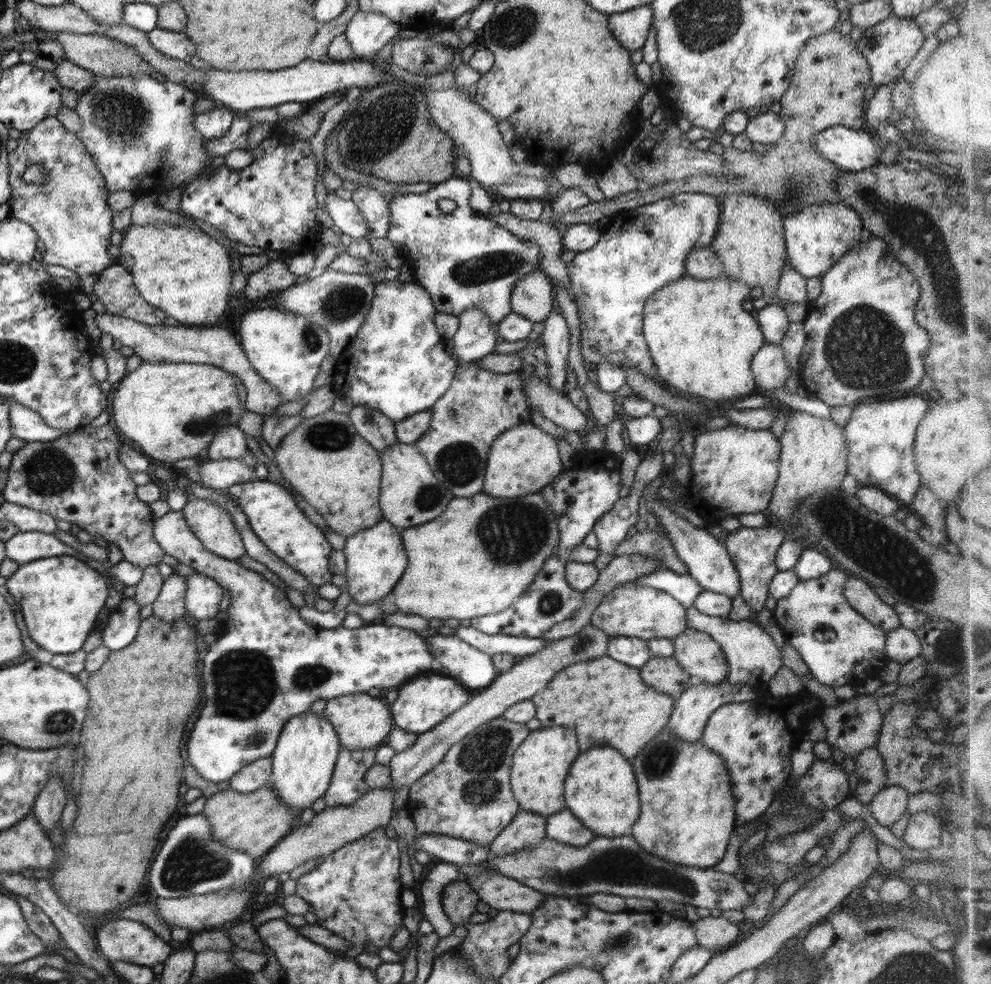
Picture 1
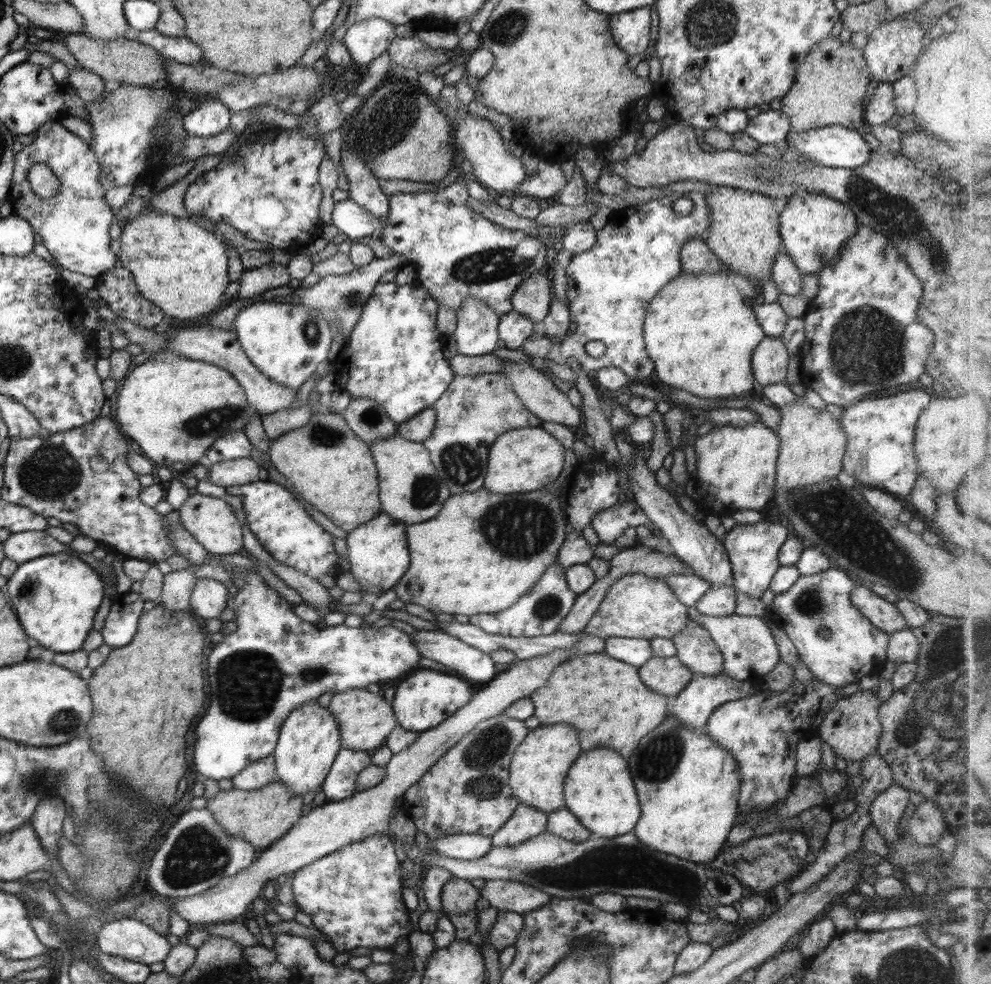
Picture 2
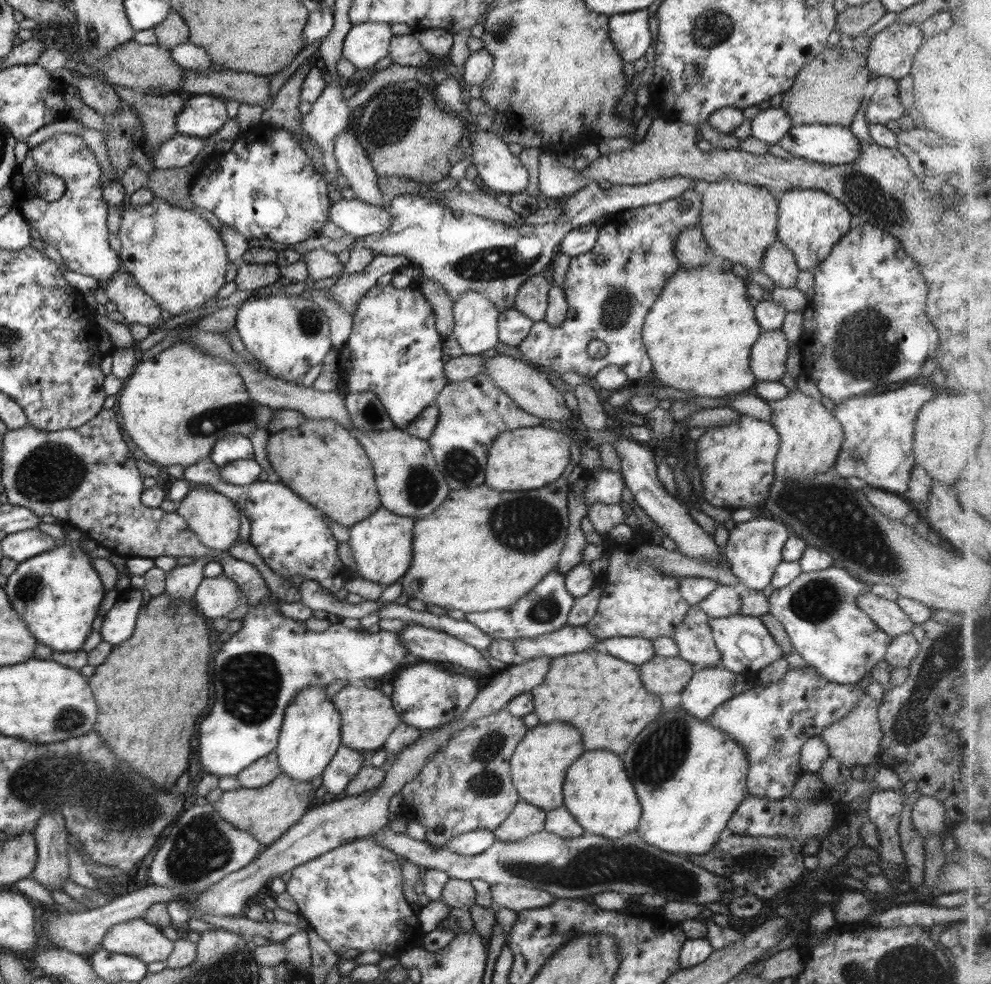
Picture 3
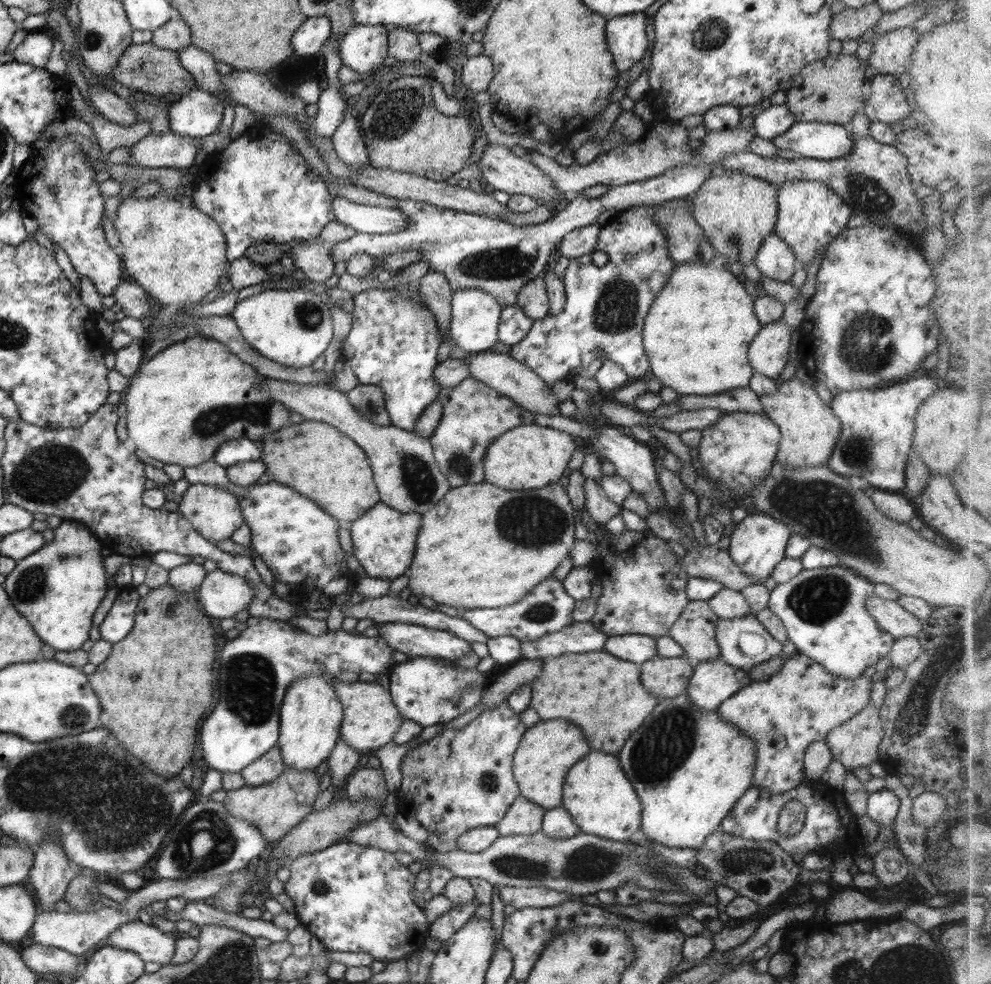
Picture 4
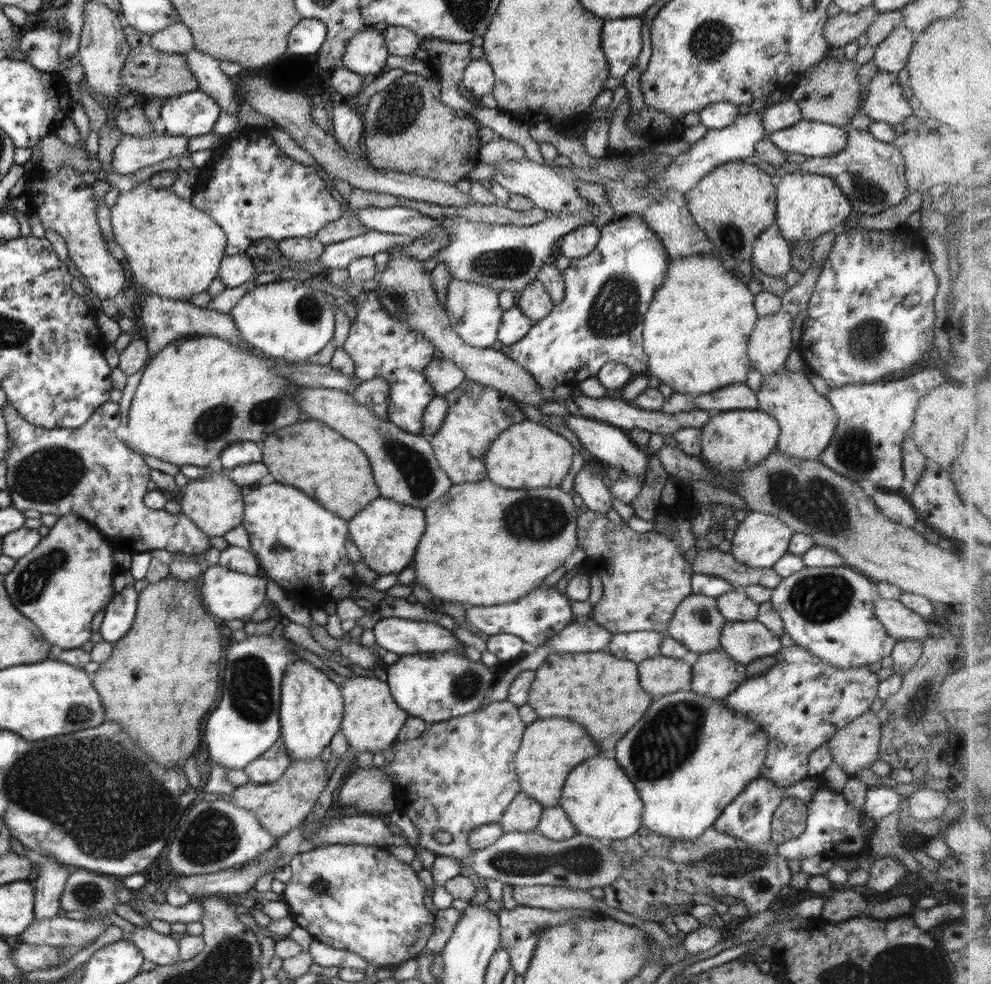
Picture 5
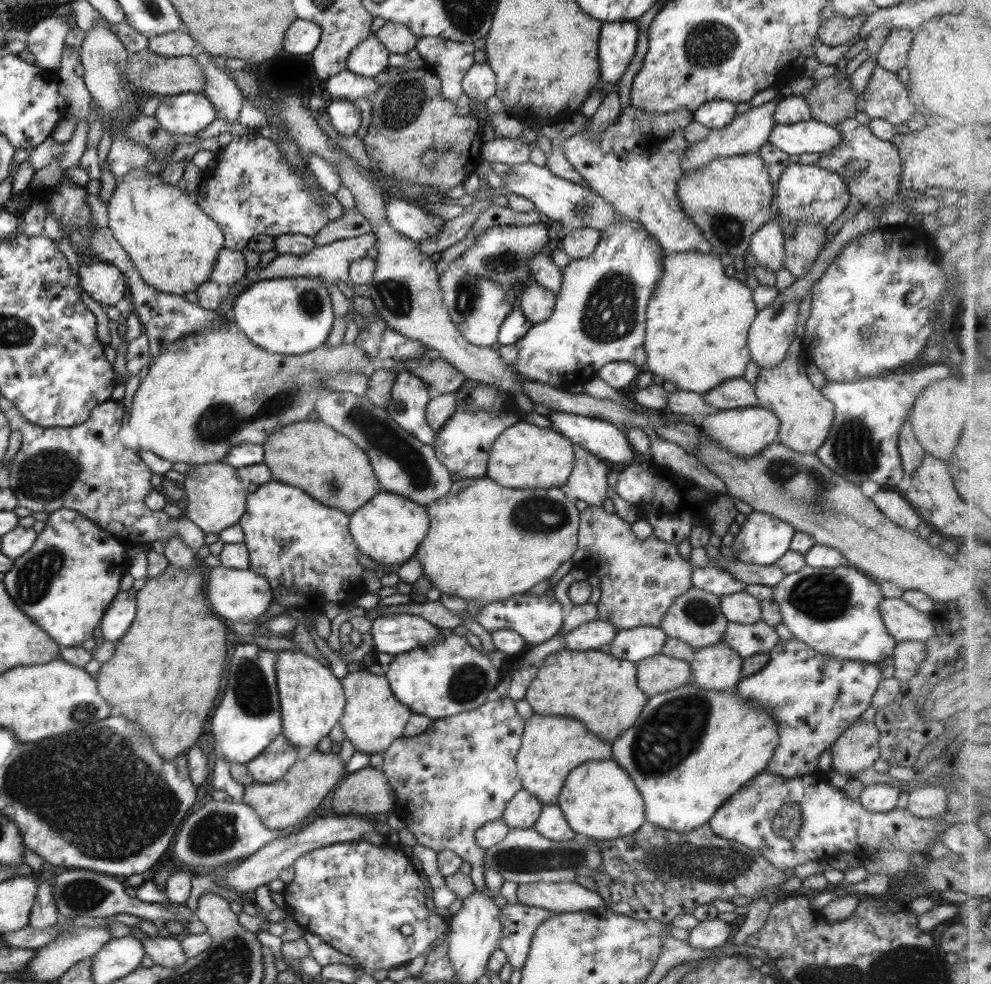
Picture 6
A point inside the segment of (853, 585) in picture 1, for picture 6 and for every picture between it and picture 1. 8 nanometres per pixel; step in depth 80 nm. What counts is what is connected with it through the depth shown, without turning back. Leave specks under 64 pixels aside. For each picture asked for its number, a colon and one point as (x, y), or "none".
2: (884, 615)
3: (890, 618)
4: (893, 619)
5: (900, 622)
6: (904, 623)

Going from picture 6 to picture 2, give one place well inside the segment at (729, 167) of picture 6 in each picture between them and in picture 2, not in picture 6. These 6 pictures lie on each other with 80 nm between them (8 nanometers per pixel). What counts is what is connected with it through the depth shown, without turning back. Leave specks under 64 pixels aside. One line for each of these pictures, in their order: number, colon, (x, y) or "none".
2: (743, 232)
3: (739, 221)
4: (736, 211)
5: (735, 202)

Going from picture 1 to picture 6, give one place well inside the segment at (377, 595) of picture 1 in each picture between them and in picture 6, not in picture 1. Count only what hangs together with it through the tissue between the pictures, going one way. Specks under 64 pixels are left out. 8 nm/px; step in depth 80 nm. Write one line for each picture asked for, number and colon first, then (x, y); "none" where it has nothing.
2: (378, 557)
3: (382, 544)
4: (384, 540)
5: (386, 532)
6: (388, 528)

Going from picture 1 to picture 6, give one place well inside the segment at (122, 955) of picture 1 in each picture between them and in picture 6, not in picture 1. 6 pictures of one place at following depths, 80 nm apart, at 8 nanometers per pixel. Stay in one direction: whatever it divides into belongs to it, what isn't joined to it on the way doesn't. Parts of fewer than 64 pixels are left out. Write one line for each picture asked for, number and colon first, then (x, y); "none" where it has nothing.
2: (130, 939)
3: (137, 938)
4: (152, 945)
5: (161, 949)
6: (166, 951)

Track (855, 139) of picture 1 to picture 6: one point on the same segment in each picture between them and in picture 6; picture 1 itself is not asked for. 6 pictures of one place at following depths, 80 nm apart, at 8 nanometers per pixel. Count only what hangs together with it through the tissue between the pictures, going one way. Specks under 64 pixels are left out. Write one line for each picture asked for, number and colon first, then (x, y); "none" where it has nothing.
2: (835, 146)
3: (830, 144)
4: (815, 140)
5: (813, 139)
6: (805, 137)

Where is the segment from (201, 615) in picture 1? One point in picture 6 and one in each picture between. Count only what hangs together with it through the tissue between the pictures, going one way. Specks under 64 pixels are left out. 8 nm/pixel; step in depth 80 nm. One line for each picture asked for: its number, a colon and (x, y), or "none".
2: (210, 597)
3: (216, 597)
4: (222, 595)
5: (227, 594)
6: (238, 595)

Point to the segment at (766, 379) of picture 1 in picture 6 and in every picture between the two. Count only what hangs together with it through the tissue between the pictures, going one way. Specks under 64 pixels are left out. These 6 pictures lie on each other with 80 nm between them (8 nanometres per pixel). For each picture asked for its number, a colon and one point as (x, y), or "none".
2: (769, 362)
3: (768, 355)
4: (768, 351)
5: (769, 344)
6: (770, 335)

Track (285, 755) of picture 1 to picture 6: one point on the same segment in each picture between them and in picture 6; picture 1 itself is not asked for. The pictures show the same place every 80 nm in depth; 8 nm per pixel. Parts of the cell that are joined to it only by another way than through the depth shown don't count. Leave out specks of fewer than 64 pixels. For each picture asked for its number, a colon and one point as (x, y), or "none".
2: (309, 740)
3: (310, 734)
4: (310, 715)
5: (311, 707)
6: (311, 698)

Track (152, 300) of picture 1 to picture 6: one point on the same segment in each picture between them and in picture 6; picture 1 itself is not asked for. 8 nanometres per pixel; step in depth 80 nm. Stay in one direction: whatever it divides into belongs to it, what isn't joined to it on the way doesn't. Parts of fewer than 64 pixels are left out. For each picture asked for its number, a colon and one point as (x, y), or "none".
2: (179, 265)
3: (176, 256)
4: (177, 253)
5: (174, 249)
6: (174, 243)

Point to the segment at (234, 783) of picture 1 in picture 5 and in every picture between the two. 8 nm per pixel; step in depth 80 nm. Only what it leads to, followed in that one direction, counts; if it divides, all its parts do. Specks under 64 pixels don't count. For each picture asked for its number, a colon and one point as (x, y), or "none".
2: (257, 774)
3: (263, 771)
4: (269, 766)
5: (270, 765)

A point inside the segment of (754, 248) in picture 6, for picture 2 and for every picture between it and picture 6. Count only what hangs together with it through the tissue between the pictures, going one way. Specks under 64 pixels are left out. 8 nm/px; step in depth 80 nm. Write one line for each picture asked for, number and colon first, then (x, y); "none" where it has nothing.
2: (788, 279)
3: (779, 263)
4: (774, 258)
5: (771, 253)

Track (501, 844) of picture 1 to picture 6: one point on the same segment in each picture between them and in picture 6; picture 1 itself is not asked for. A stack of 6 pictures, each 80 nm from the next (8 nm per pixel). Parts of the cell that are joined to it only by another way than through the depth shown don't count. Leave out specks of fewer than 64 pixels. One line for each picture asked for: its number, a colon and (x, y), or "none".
2: (526, 822)
3: (525, 819)
4: (524, 817)
5: (523, 814)
6: (523, 810)

